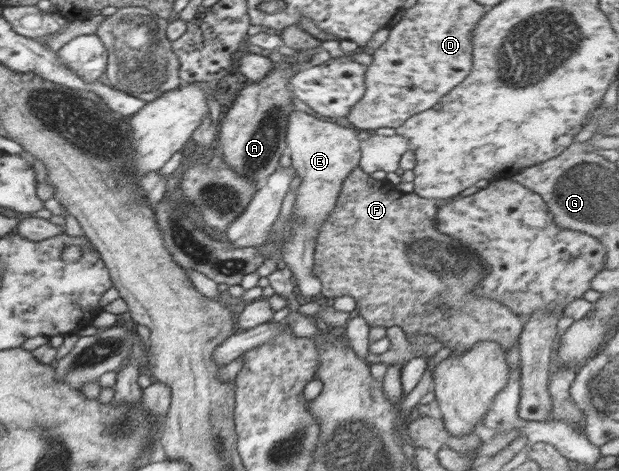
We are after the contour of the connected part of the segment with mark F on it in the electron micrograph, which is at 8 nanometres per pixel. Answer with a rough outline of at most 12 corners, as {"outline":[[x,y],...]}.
{"outline":[[357,166],[317,237],[322,295],[461,355],[525,321],[474,293],[453,199]]}

